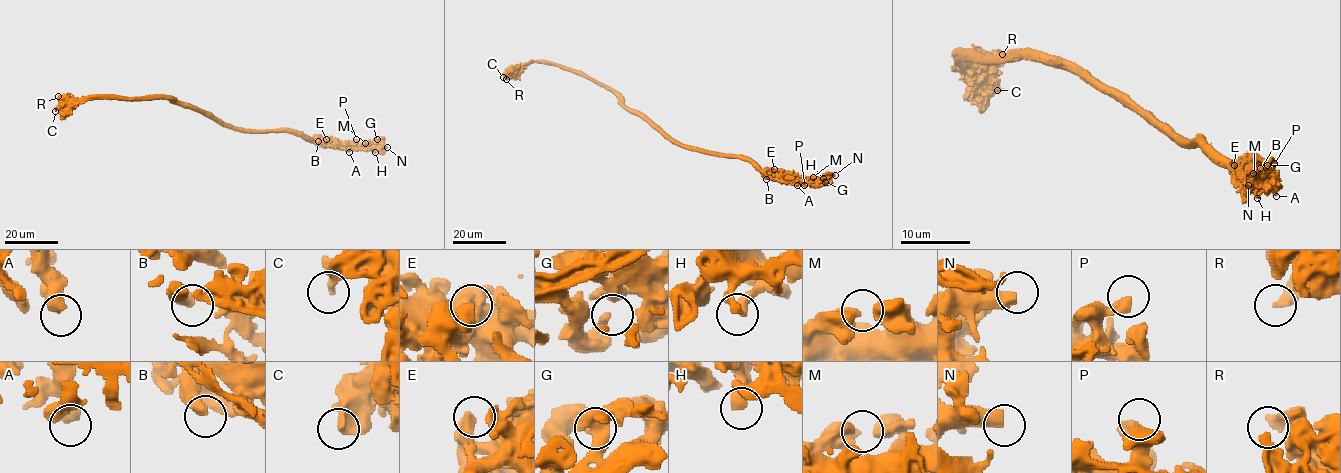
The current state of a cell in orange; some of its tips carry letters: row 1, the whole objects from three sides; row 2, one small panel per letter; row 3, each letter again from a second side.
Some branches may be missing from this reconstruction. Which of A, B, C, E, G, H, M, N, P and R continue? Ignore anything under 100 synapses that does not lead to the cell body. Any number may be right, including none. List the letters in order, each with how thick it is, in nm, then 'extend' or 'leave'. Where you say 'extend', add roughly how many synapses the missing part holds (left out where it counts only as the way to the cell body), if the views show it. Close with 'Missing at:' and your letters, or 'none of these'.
A: 500 nm thick; leave
B: 360 nm thick; leave
C: 380 nm thick; leave
E: 460 nm thick; leave
G: 280 nm thick; leave
H: 400 nm thick; leave
M: 380 nm thick; leave
N: 480 nm thick; extend
P: 440 nm thick; leave
R: 320 nm thick; leave
Missing at: N

